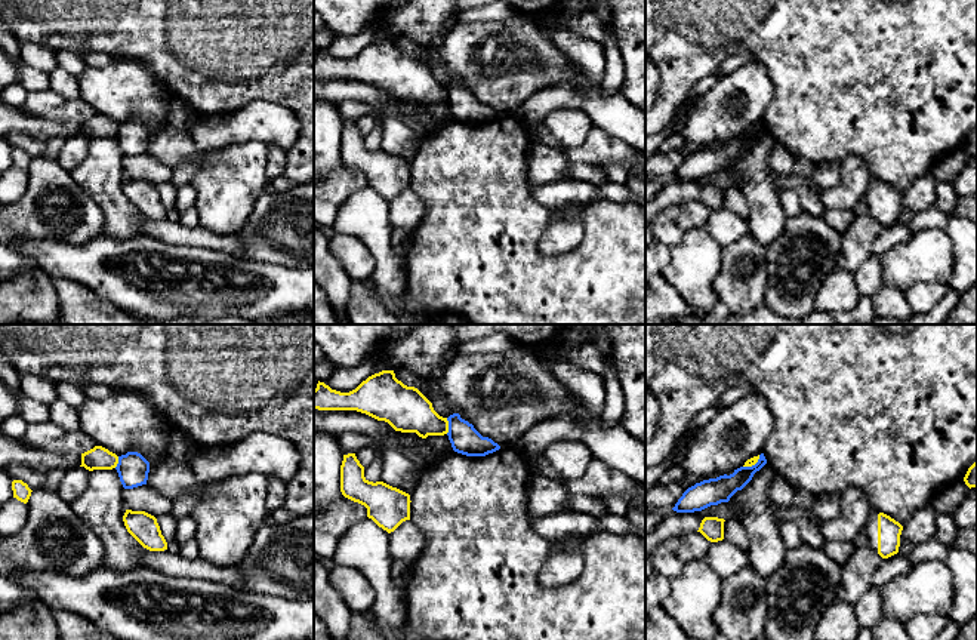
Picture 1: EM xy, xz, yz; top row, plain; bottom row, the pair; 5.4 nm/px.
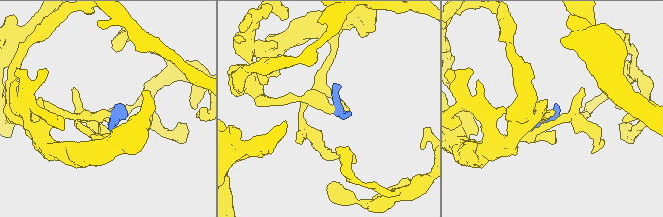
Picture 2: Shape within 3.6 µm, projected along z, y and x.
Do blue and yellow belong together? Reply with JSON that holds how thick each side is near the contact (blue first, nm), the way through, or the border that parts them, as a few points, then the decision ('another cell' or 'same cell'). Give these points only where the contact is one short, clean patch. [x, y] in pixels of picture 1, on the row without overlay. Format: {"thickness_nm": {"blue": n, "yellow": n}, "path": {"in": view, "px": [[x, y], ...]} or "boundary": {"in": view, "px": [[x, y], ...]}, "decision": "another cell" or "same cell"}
{"thickness_nm": {"blue": 160, "yellow": 240}, "boundary": {"in": "xz", "px": [[446, 86], [447, 101]]}, "decision": "another cell"}

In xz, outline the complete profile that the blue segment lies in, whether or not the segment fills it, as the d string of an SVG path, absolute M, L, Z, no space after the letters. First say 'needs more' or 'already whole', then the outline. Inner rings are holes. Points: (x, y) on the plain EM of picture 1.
already whole | M453 81L449 89L449 108L454 120L466 124L486 124L500 117L488 105L483 105L472 92L462 87L459 81Z

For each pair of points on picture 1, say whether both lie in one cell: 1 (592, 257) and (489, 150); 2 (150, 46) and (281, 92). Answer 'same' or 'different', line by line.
1: same
2: same

